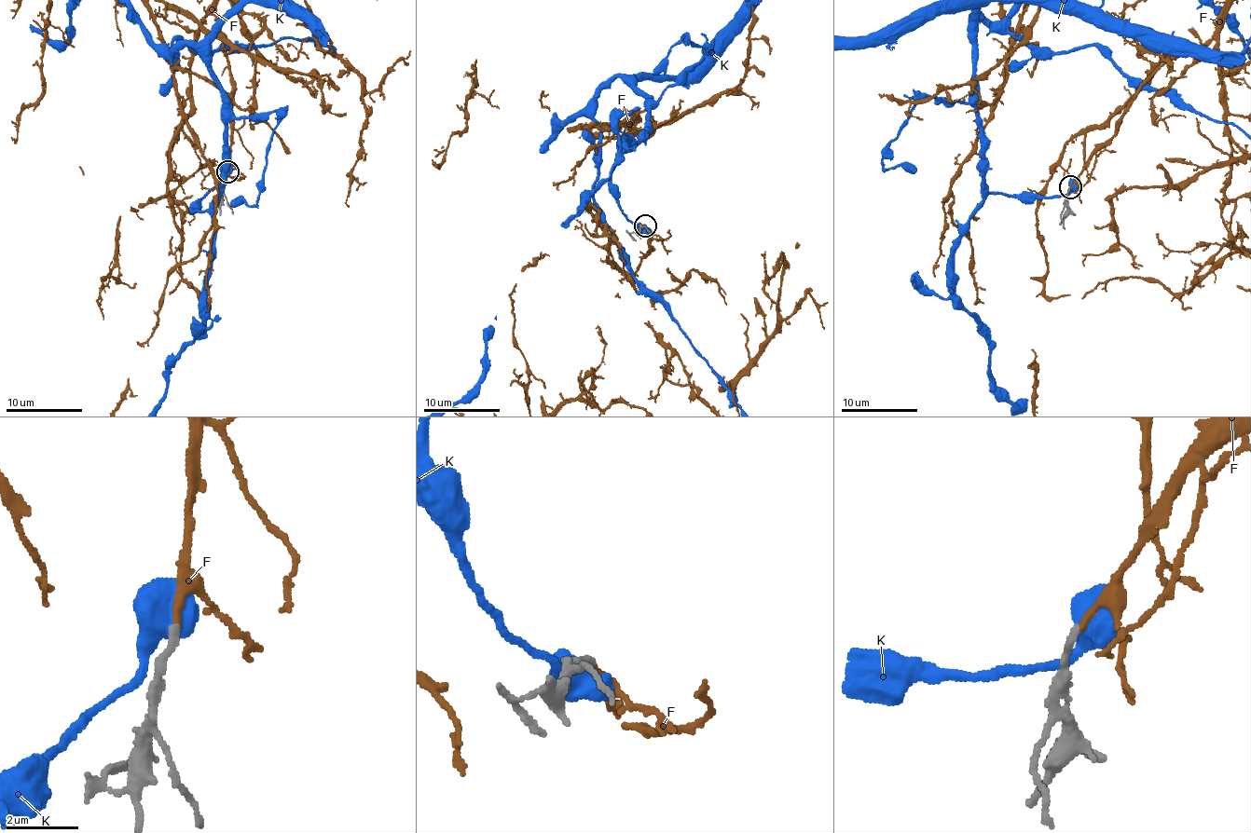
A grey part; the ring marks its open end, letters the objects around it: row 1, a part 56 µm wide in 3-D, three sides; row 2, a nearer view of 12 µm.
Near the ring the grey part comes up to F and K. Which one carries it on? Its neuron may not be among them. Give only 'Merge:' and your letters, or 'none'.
Merge: F

